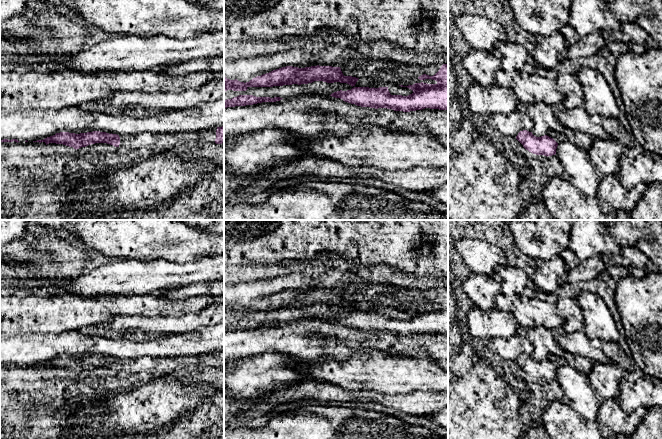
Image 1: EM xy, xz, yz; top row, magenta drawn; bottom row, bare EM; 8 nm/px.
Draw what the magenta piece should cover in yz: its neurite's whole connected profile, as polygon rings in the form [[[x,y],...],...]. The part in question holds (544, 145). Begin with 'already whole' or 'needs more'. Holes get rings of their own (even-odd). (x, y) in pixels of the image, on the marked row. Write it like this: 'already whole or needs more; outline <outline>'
already whole; outline [[[527,130],[520,131],[516,139],[529,152],[536,155],[552,156],[556,154],[558,143],[551,137],[544,135],[536,137]]]

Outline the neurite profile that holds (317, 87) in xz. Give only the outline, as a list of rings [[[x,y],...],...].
[[[314,81],[308,84],[292,84],[283,86],[273,86],[273,87],[247,87],[246,91],[233,91],[227,90],[224,92],[224,101],[227,99],[232,99],[239,95],[253,95],[256,97],[280,97],[289,98],[301,95],[312,95],[312,94],[323,94],[331,95],[337,91],[347,91],[351,90],[356,86],[351,86],[347,83],[327,83],[323,81]]]

